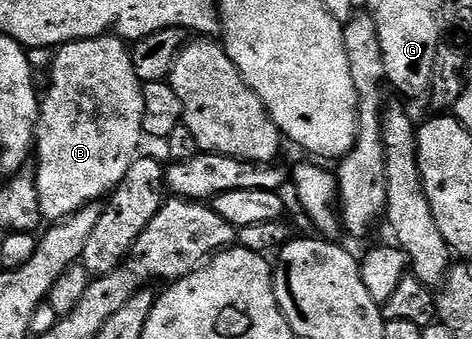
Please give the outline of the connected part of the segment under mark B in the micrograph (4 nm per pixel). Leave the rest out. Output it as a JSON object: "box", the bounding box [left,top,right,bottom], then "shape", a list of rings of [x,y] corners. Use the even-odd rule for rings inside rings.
{"box":[33,34,144,222],"shape":[[[100,34],[96,38],[88,38],[87,40],[72,40],[61,45],[53,53],[53,56],[55,56],[54,65],[50,68],[50,89],[44,92],[40,100],[38,127],[36,129],[38,172],[35,171],[33,173],[43,221],[57,222],[66,220],[72,213],[79,212],[85,204],[92,204],[109,197],[110,193],[118,187],[118,183],[124,178],[124,174],[128,174],[128,166],[132,166],[132,162],[139,155],[140,149],[138,147],[141,146],[142,140],[144,141],[142,130],[142,123],[144,122],[144,94],[142,93],[142,80],[132,66],[130,54],[131,49],[128,47],[127,41],[123,40],[121,35],[118,34]]]}

